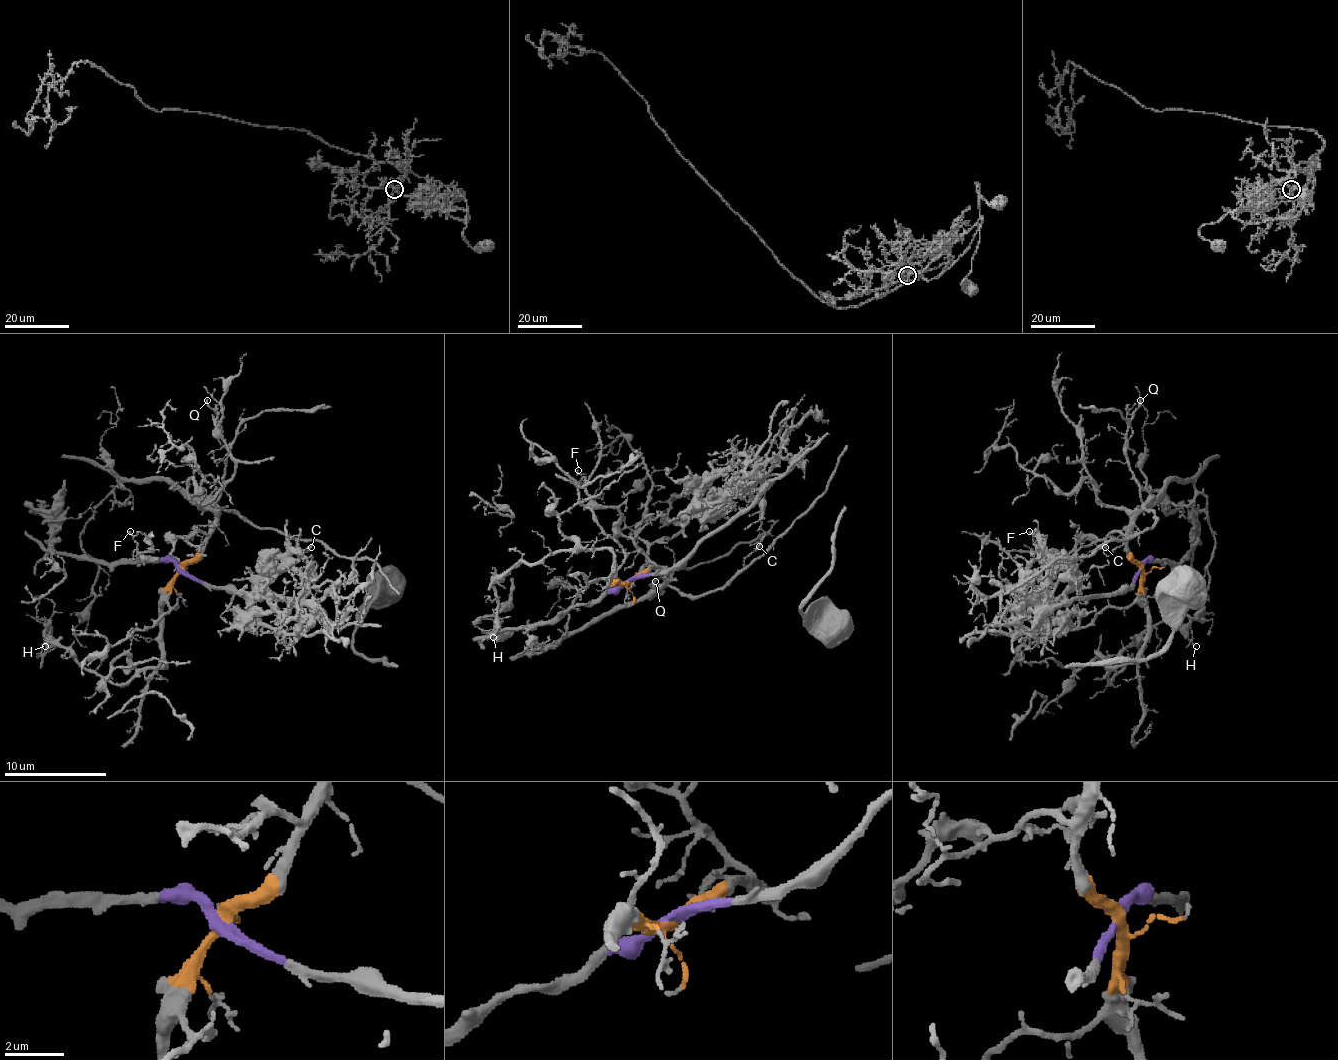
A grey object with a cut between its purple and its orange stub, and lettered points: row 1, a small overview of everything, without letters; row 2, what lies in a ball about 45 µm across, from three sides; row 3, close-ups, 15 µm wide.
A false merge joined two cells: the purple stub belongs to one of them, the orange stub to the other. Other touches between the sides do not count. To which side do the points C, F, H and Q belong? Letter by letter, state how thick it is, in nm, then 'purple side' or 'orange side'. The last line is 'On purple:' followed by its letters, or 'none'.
C: calibre 140 nm; orange side
F: calibre 140 nm; orange side
H: calibre 130 nm; orange side
Q: calibre 170 nm; orange side
On purple: none

